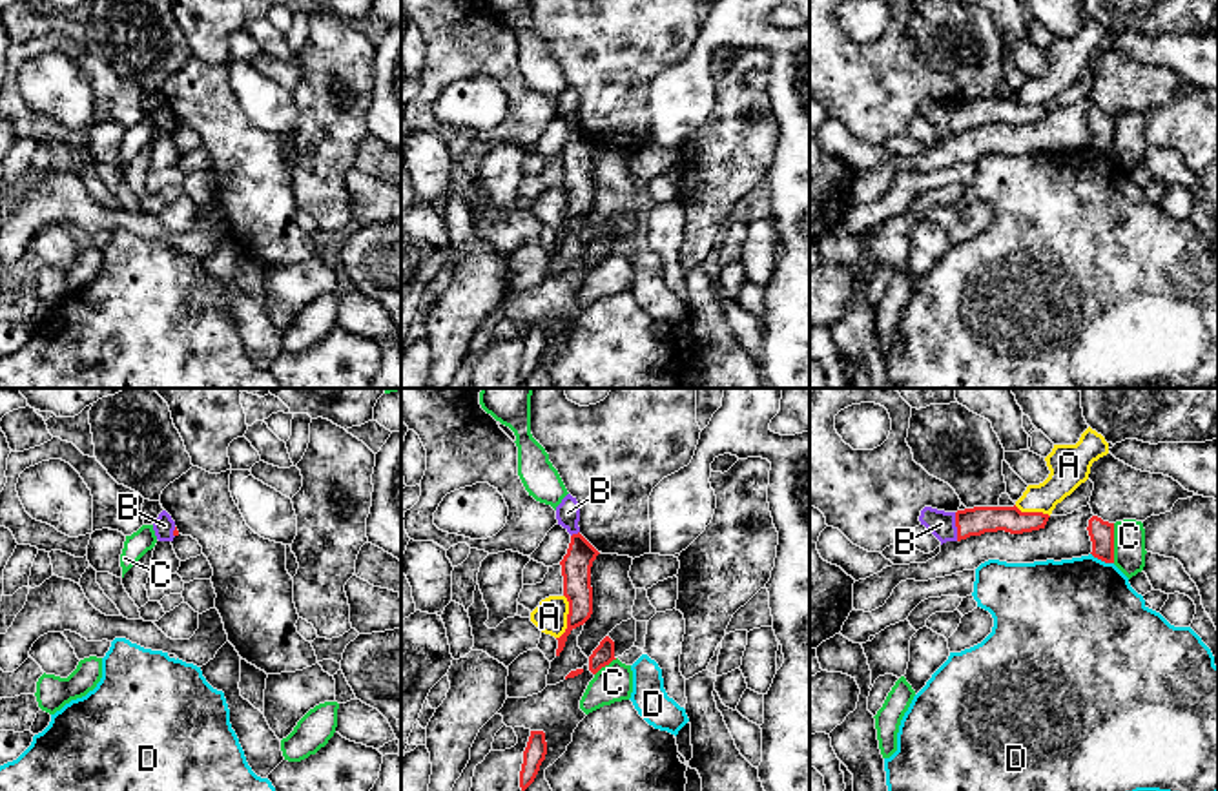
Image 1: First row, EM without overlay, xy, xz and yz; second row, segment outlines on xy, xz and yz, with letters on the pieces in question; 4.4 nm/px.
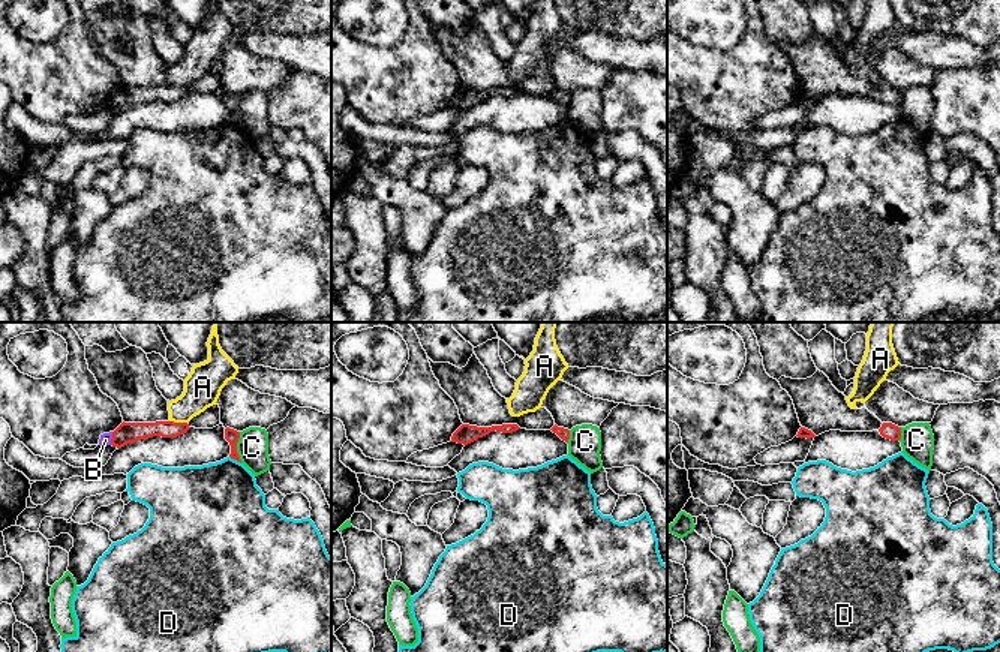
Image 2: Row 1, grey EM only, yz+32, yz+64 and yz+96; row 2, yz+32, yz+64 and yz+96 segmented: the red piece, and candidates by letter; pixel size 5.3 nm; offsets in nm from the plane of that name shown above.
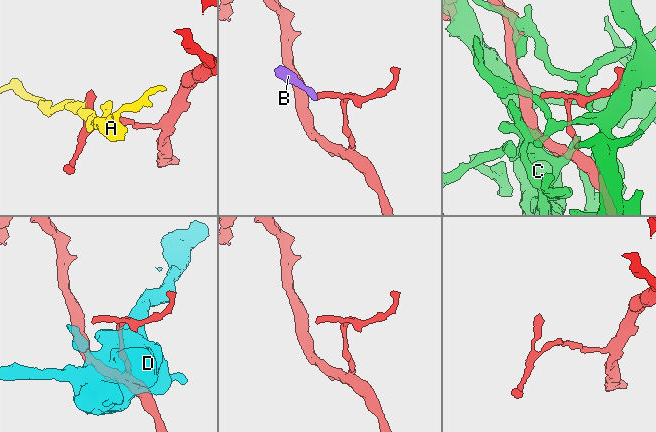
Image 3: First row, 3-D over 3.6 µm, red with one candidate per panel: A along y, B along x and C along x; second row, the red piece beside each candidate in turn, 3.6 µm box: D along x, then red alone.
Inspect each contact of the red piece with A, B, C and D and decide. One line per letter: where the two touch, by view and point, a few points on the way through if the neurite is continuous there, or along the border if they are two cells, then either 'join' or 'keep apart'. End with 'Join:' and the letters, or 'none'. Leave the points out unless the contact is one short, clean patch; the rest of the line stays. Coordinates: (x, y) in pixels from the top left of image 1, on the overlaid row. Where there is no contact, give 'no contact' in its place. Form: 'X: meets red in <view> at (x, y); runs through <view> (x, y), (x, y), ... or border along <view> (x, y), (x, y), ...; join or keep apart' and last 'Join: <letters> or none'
A: meets red in xz at (567, 616); border along xz (564, 595), (567, 622), (557, 638); keep apart
B: meets red in yz at (958, 527); runs through yz (970, 522), (958, 527), (941, 523); join
C: meets red in yz at (1113, 544); keep apart
D: meets red in yz at (1102, 560); keep apart
Join: B

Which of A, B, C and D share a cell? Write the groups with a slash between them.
A / B / C / D

